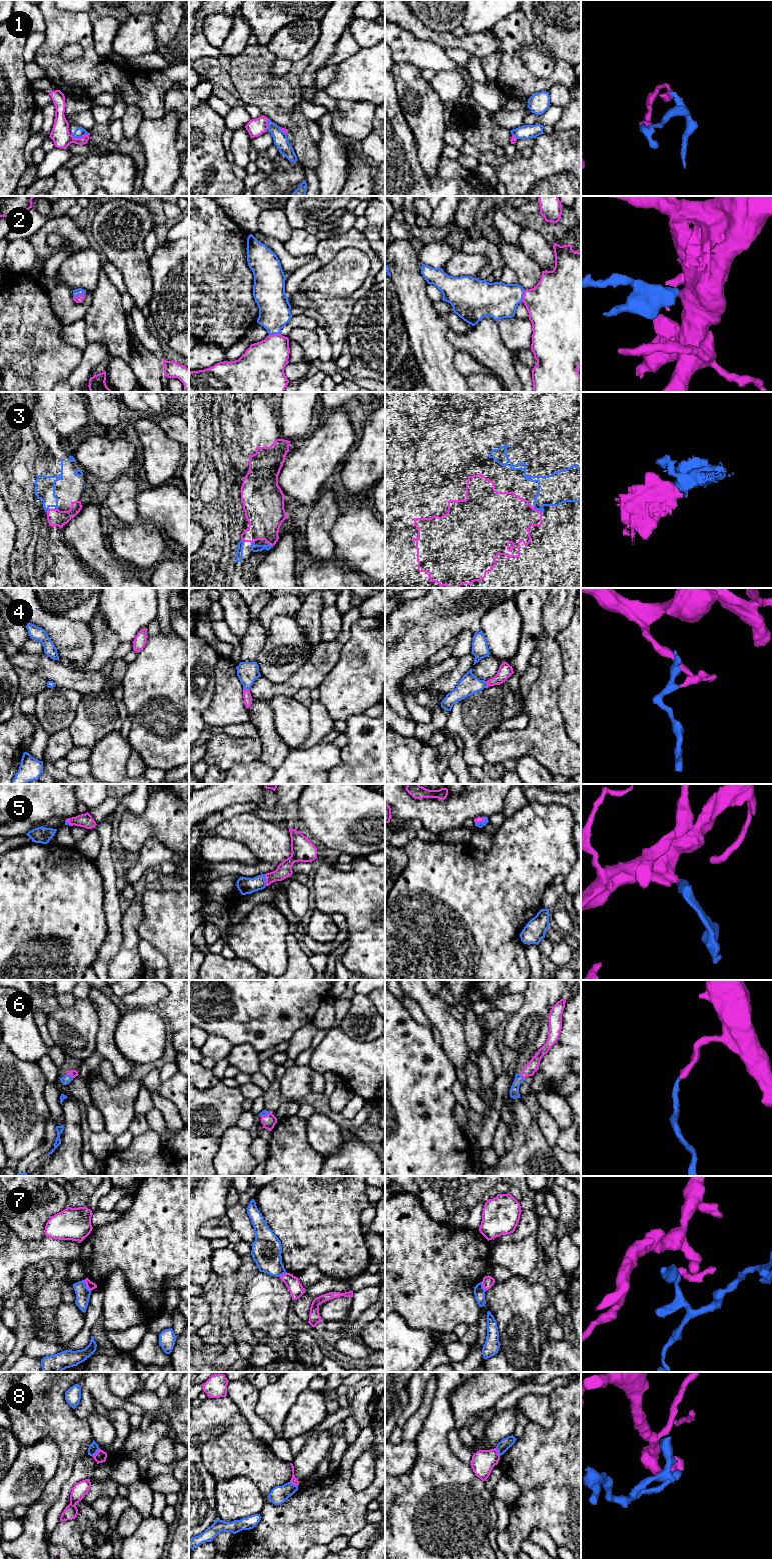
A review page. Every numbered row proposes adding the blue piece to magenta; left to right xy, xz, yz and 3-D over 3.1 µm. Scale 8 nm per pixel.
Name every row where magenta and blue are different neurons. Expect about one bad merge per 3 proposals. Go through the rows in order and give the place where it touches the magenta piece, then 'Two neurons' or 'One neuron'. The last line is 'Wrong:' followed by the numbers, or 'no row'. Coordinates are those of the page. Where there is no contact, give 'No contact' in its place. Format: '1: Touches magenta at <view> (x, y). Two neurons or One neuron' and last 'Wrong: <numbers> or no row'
1: Touches magenta at xy (79, 138). Two neurons
2: Touches magenta at xy (79, 295). One neuron
3: Touches magenta at yz (538, 510). One neuron
4: Touches magenta at xz (245, 689). One neuron
5: Touches magenta at xz (266, 880). One neuron
6: Touches magenta at xy (70, 1075). One neuron
7: Touches magenta at xy (86, 1285). Two neurons
8: Touches magenta at xy (97, 1452). Two neurons
Wrong: 1, 7, 8

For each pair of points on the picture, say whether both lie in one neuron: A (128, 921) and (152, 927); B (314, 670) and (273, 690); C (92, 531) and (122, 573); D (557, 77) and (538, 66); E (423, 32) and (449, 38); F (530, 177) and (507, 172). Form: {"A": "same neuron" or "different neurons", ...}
{"A": "different neurons", "B": "same neuron", "C": "same neuron", "D": "different neurons", "E": "same neuron", "F": "same neuron"}

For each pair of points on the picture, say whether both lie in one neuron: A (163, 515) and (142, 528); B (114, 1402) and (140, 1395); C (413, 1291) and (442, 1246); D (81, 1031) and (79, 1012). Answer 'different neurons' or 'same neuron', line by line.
A: different neurons
B: different neurons
C: same neuron
D: same neuron

